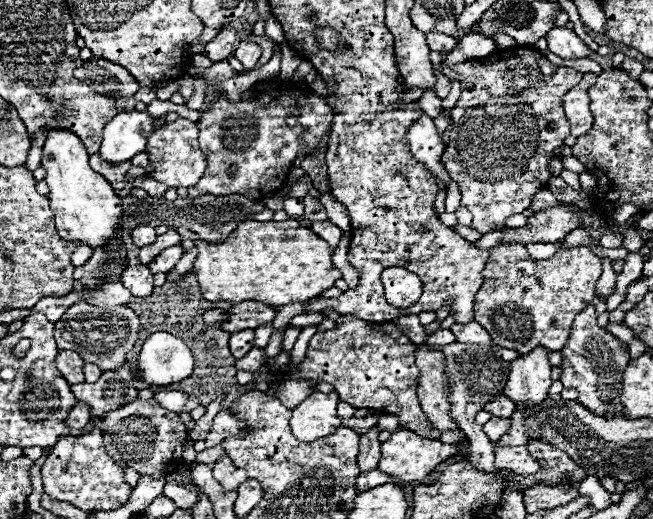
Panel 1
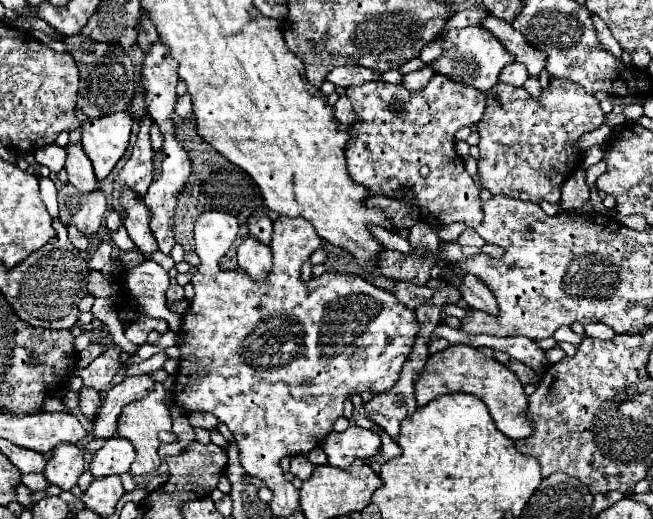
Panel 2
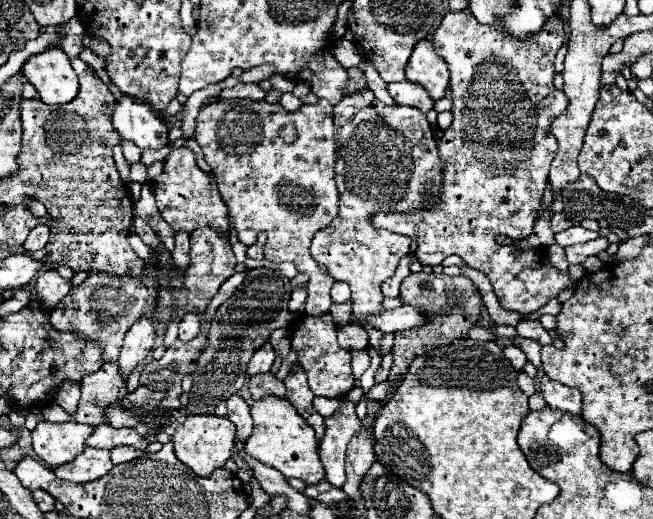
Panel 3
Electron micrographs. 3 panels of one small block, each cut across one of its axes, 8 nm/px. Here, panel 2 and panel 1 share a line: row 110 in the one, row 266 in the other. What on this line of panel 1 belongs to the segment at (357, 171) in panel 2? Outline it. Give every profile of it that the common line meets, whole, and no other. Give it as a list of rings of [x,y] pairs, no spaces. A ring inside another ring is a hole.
[[[398,104],[392,110],[392,114],[380,112],[376,114],[374,120],[368,120],[364,124],[350,124],[350,122],[344,122],[344,114],[334,114],[328,152],[326,152],[326,168],[328,168],[332,198],[344,204],[352,218],[352,244],[348,250],[348,262],[360,270],[360,284],[356,290],[348,290],[338,298],[308,300],[304,312],[320,312],[320,310],[332,308],[338,314],[352,314],[366,322],[390,322],[398,316],[412,316],[426,311],[436,312],[448,296],[454,296],[454,309],[449,314],[454,315],[455,322],[466,324],[474,318],[472,314],[474,294],[482,286],[480,272],[484,270],[484,264],[490,254],[486,250],[478,250],[462,236],[458,236],[450,226],[444,226],[438,220],[438,214],[434,212],[434,198],[438,194],[438,184],[434,182],[432,172],[426,170],[424,164],[418,164],[418,160],[414,160],[410,152],[406,152],[406,132],[410,130],[410,124],[418,116],[422,116],[422,110],[412,104]],[[390,266],[402,266],[420,276],[424,284],[424,294],[412,308],[376,310],[376,308],[394,308],[386,302],[384,288],[380,286],[380,274]]]

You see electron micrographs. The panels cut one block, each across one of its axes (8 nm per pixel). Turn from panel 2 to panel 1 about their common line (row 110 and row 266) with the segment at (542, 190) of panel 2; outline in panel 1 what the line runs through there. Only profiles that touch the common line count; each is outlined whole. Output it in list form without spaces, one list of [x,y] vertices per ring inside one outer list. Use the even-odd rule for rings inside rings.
[[[500,244],[490,250],[490,260],[482,270],[482,288],[474,296],[474,320],[490,332],[490,338],[500,348],[516,350],[518,354],[532,352],[542,346],[548,352],[560,352],[570,338],[574,316],[582,312],[594,298],[596,282],[602,274],[602,260],[588,248],[578,246],[572,250],[558,250],[552,258],[532,260],[522,244]],[[588,292],[588,298],[578,298]]]

